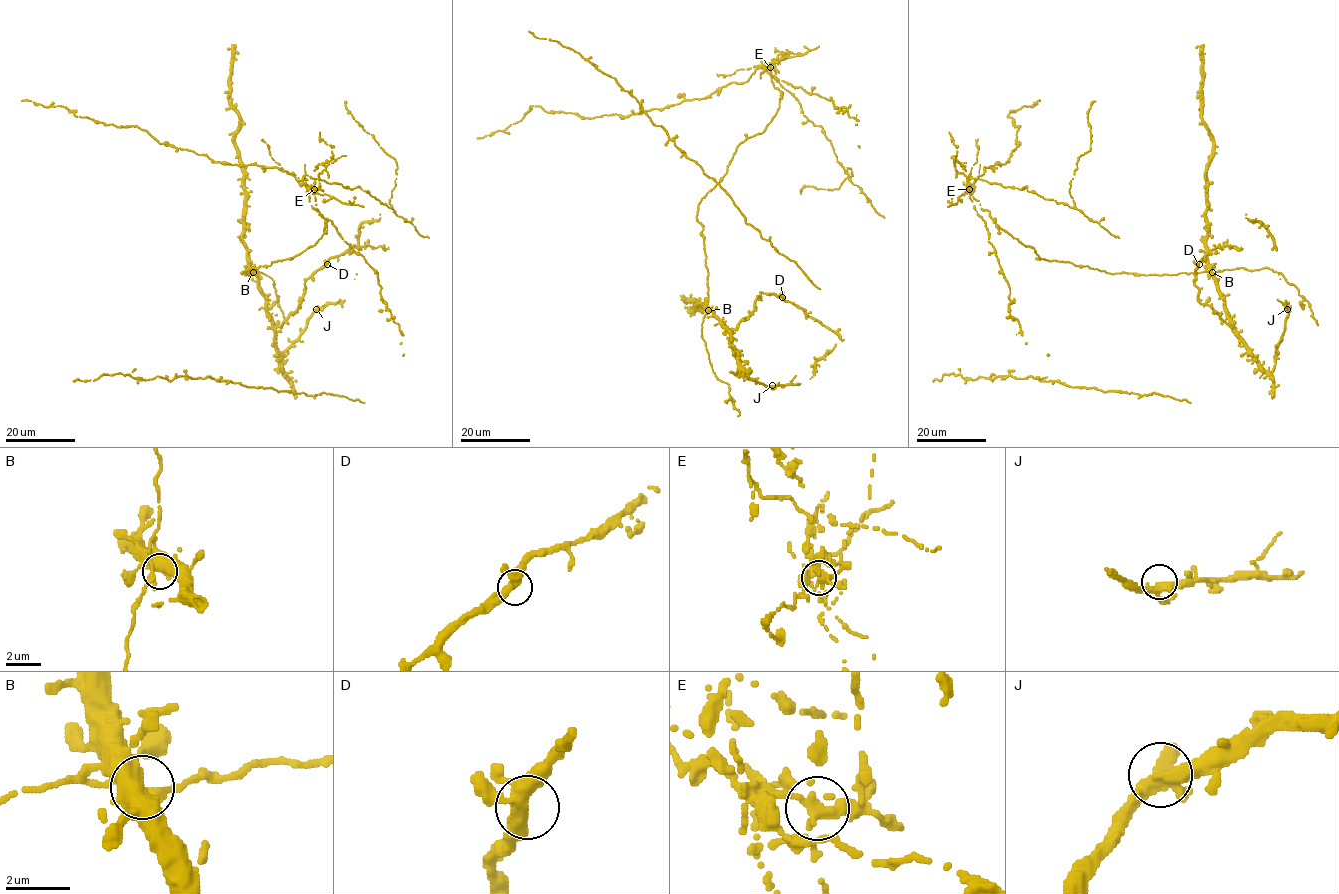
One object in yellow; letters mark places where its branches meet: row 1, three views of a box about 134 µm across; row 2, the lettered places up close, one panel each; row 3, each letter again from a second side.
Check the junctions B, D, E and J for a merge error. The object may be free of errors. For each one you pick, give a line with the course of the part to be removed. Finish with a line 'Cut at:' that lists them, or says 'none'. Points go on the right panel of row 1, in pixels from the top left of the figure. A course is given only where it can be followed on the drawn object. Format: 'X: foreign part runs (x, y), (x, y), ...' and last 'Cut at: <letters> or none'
E: foreign part runs (969, 188), (985, 167), (1004, 164), (1018, 145), (1019, 126), (1014, 127), (1014, 120), (1007, 115), (1040, 101)
Cut at: E

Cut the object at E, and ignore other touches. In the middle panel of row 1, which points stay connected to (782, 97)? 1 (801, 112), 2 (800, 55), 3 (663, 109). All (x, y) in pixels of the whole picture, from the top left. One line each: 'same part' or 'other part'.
1: other part
2: other part
3: other part

